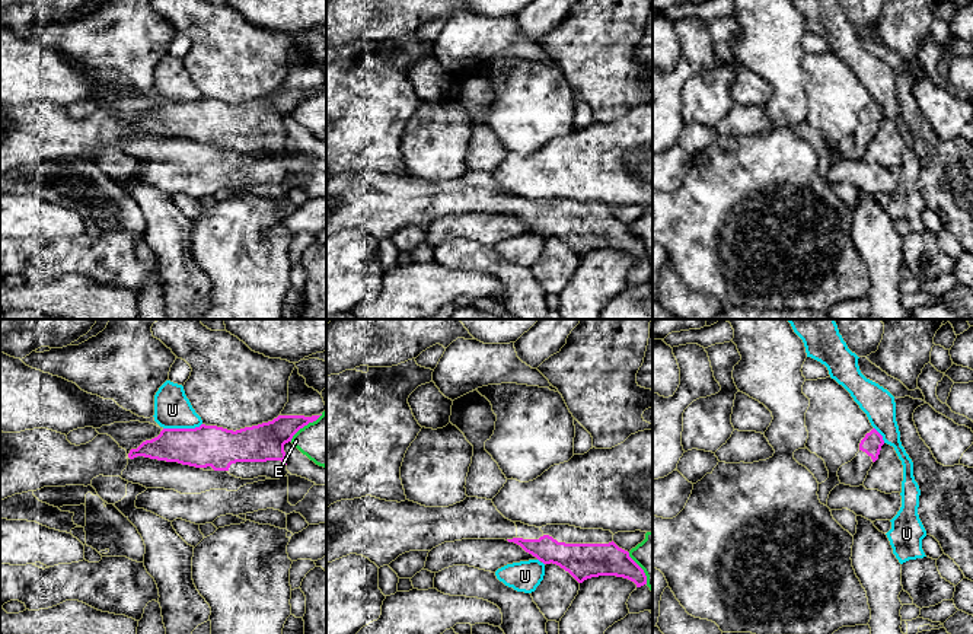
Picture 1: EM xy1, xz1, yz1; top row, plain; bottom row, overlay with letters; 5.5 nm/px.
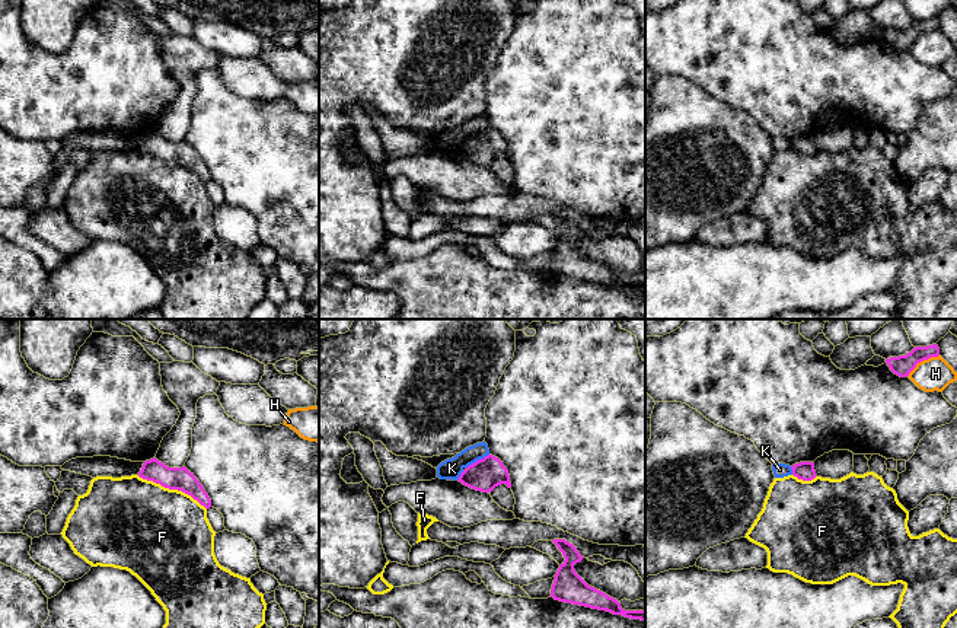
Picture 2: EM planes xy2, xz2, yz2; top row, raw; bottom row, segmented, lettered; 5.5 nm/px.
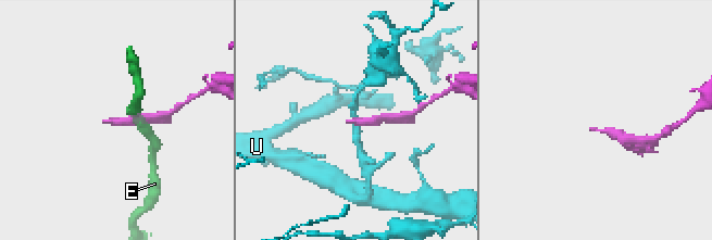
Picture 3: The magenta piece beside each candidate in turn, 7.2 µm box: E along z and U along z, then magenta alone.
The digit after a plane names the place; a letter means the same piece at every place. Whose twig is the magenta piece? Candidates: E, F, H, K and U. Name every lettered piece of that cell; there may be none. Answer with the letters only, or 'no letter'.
no letter

